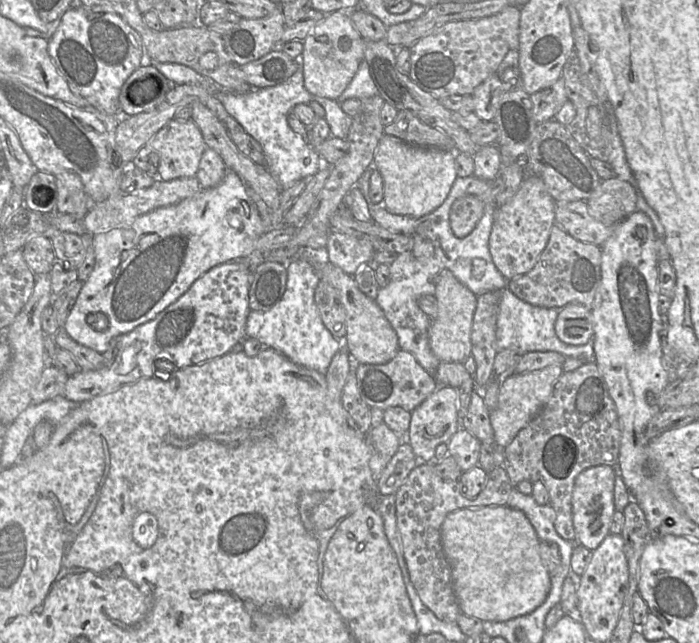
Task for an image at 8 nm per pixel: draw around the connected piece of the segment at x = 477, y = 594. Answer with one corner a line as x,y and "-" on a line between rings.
501,505
458,509
446,516
440,532
463,614
503,622
533,612
547,599
551,574
539,554
540,539
521,510

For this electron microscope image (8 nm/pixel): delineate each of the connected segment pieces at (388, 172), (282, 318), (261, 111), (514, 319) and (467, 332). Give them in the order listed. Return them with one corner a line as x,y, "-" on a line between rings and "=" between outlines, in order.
386,134
379,142
372,165
383,179
381,205
396,215
418,218
433,212
444,202
457,178
455,151
411,145
=
292,258
286,262
287,283
280,301
266,312
250,311
246,322
246,336
255,338
290,359
293,363
316,370
322,374
327,371
333,356
342,349
342,341
335,338
324,325
315,303
314,294
320,278
309,262
302,258
=
301,66
285,82
276,86
252,89
248,93
230,93
218,90
215,95
228,114
260,143
265,154
265,168
276,179
282,189
293,185
299,180
312,177
318,170
329,166
308,141
294,132
288,125
288,114
295,105
310,104
312,101
317,101
325,109
324,118
330,126
331,136
340,139
348,138
353,121
353,117
350,117
342,110
337,100
312,95
305,88
=
507,288
500,292
499,312
496,320
496,347
497,352
513,350
520,354
534,351
551,351
565,357
581,359
587,363
595,362
593,341
585,345
569,345
562,342
555,333
555,322
561,308
544,308
524,302
516,297
=
448,270
435,276
435,293
438,315
429,327
429,345
433,354
441,362
463,363
471,356
471,330
476,309
477,296
462,285

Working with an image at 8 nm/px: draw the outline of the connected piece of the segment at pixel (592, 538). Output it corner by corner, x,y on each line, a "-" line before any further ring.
598,465
583,470
576,478
572,494
572,516
576,543
595,550
610,534
614,513
614,488
617,477
615,466

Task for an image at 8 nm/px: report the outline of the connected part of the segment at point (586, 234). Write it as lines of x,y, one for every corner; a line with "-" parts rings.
584,201
556,202
555,225
584,243
601,247
612,235
614,226
605,226
588,212

